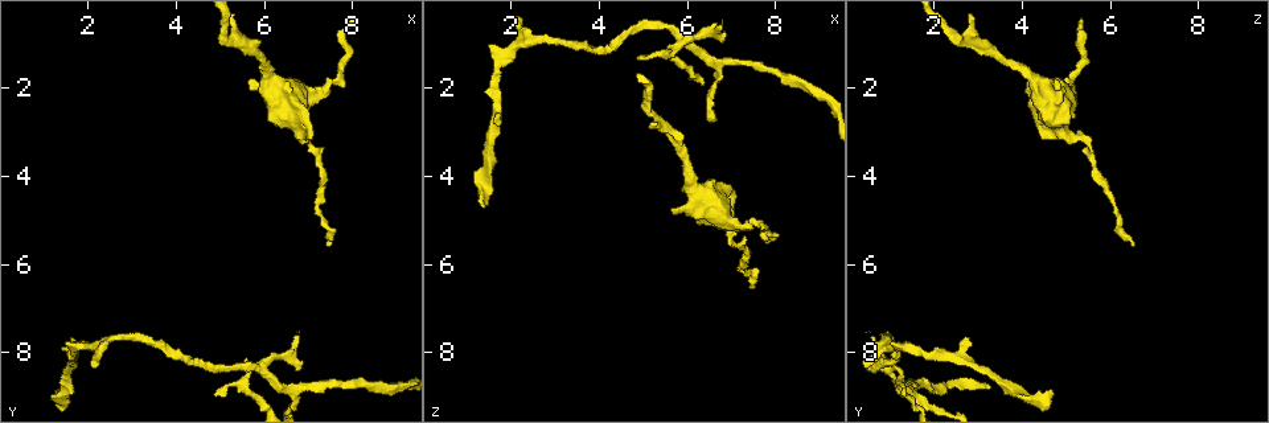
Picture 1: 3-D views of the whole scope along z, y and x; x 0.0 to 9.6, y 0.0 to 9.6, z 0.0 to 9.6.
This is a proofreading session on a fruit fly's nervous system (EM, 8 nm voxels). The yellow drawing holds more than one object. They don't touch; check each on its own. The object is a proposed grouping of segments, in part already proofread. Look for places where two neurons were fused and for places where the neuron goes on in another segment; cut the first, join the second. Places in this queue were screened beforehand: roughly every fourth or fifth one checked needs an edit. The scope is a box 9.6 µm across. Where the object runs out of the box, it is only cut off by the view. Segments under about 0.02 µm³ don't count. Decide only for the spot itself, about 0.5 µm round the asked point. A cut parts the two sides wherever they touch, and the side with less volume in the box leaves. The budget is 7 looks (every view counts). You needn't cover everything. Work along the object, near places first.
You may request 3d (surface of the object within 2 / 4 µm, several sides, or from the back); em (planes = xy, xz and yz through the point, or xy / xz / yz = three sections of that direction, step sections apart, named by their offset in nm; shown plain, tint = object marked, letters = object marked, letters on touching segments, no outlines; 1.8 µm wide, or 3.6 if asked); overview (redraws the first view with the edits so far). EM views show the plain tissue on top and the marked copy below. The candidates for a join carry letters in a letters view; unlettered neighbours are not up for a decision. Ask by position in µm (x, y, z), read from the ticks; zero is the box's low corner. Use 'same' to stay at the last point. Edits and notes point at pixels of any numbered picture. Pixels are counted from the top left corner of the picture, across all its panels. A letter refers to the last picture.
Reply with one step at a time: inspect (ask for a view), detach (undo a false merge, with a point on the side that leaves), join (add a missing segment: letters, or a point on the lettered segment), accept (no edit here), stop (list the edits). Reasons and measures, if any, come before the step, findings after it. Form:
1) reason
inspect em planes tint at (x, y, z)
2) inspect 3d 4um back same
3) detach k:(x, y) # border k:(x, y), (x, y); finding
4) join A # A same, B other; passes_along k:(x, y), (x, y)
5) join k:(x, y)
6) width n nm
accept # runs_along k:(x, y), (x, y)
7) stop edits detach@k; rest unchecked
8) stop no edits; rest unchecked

branch stops here
inspect em yz step 16 letters at (1.60, 7.65, 2.80)

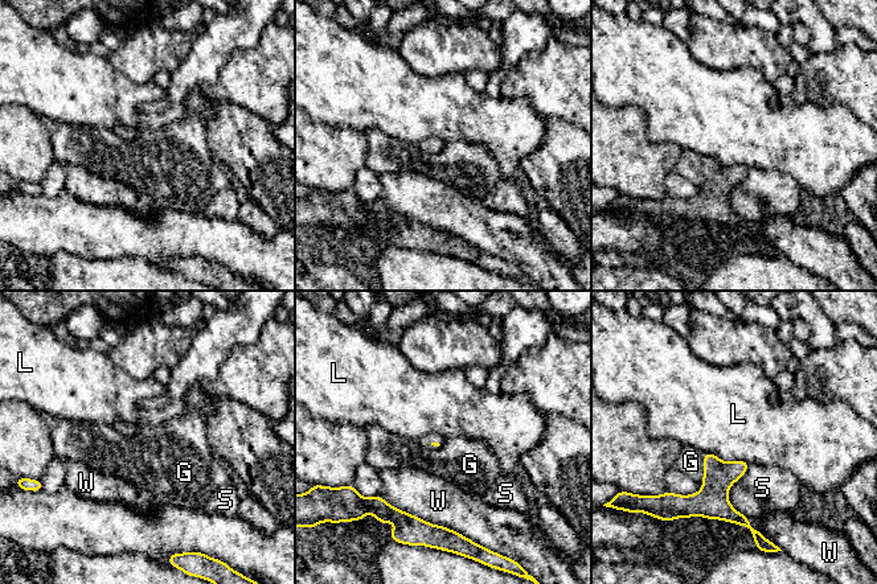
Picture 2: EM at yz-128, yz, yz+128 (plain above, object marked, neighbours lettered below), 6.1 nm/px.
another direction
inspect em planes letters same

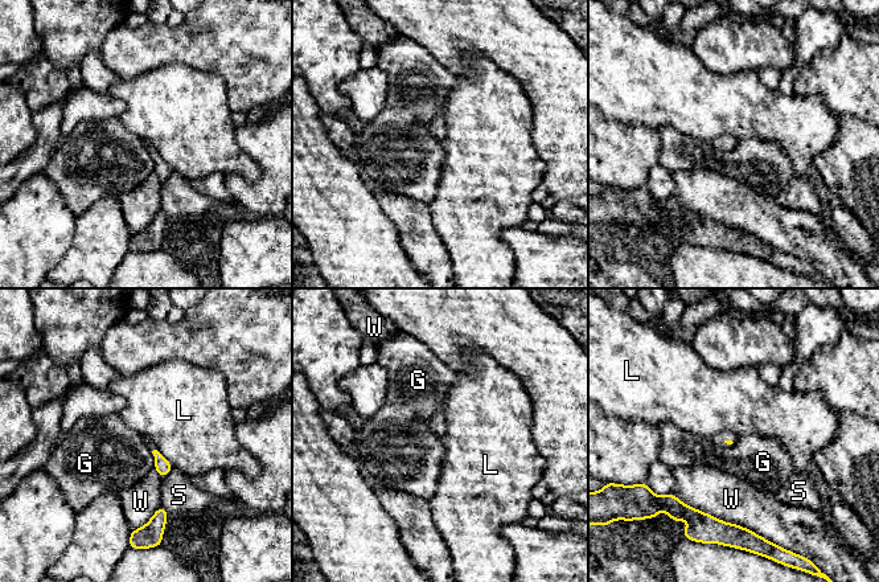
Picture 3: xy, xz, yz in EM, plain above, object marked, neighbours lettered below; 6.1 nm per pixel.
accept # G other, L other, S other, W other; border 3:(157, 451), (173, 466); none of them fits

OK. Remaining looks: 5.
arms part here
inspect 3d 4um at (5.90, 8.35, 1.00)

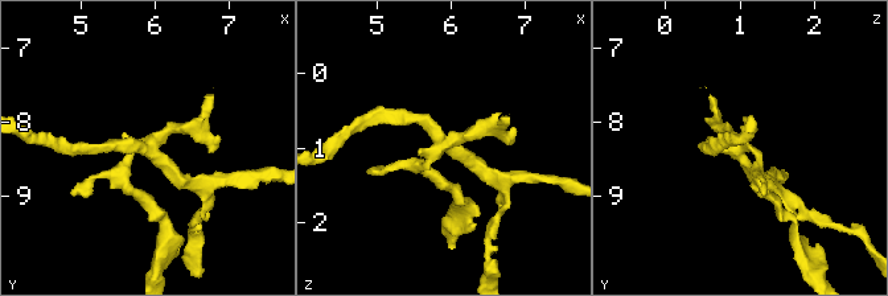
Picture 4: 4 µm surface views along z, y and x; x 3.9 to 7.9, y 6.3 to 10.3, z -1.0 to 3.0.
inspect em planes letters at (5.85, 8.35, 0.90)

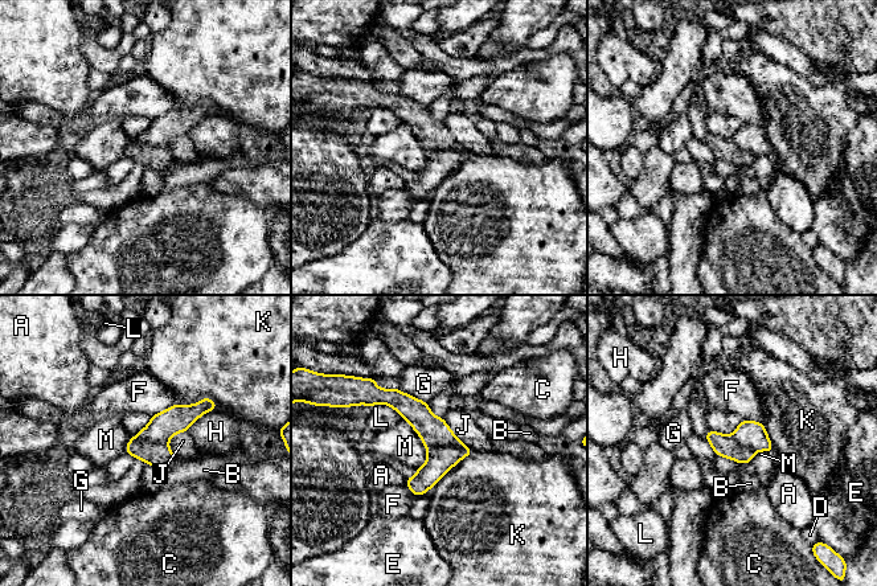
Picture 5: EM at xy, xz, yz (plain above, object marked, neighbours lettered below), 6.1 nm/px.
width 200 nm
detach 5:(439, 460) # A other, B other, C other, D other, E other, F other, G other, H other, J other, K other, L other, M other; a second neuron is stuck on

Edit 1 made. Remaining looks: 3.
branch stops here
inspect 3d 4um at (7.05, 3.00, 4.35)

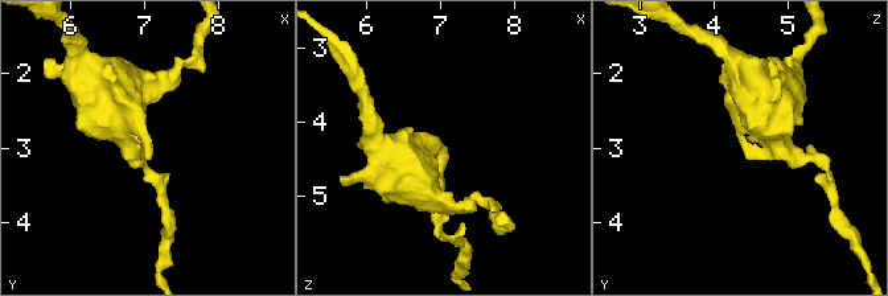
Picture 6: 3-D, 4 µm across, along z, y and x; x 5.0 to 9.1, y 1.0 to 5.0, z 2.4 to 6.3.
inspect em planes letters at (7.10, 2.95, 4.40)

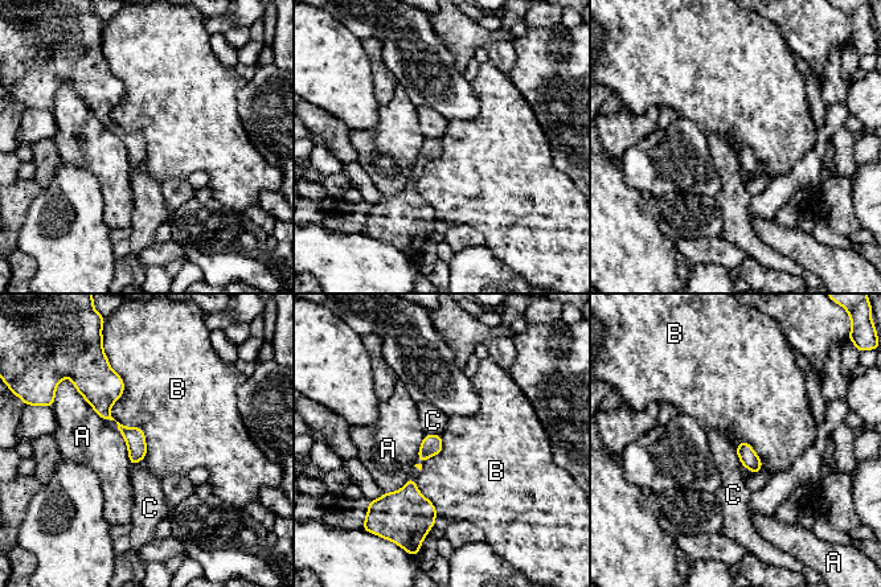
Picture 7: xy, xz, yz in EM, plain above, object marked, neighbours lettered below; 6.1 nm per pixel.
accept # A other, B other, C other; runs_along 7:(105, 374), (105, 411), (134, 440), (134, 460); no lettered segment goes on from it

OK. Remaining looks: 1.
stop edits detach@5; rest unchecked

